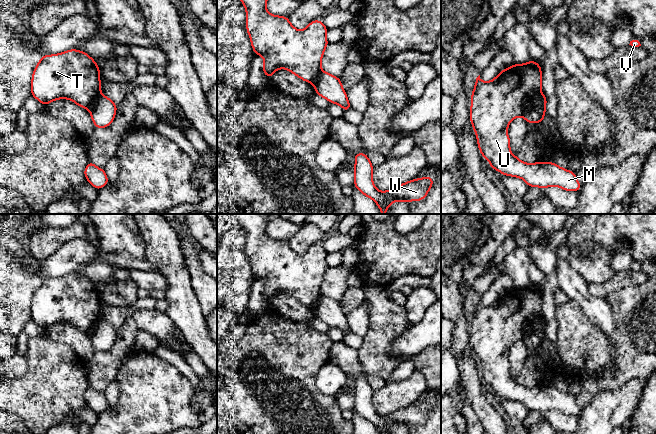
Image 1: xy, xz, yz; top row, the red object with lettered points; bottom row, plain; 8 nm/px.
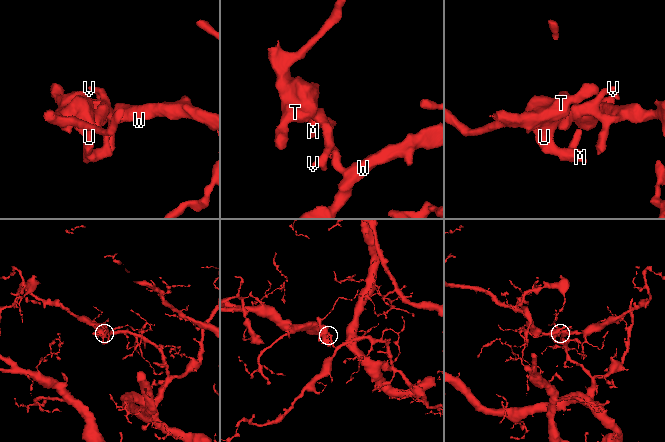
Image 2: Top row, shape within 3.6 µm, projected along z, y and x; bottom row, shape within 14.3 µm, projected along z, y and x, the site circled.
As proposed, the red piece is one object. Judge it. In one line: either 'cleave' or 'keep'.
cleave

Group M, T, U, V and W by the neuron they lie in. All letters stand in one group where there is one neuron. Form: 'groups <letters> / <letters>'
groups M T U / V W

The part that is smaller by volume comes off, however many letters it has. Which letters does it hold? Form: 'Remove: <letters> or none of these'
Remove: M, T, U

